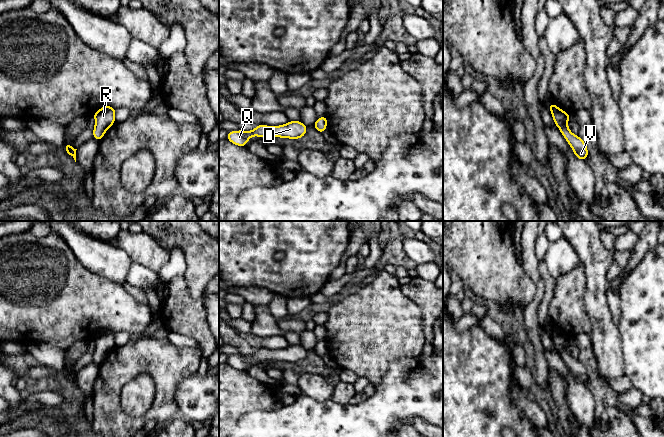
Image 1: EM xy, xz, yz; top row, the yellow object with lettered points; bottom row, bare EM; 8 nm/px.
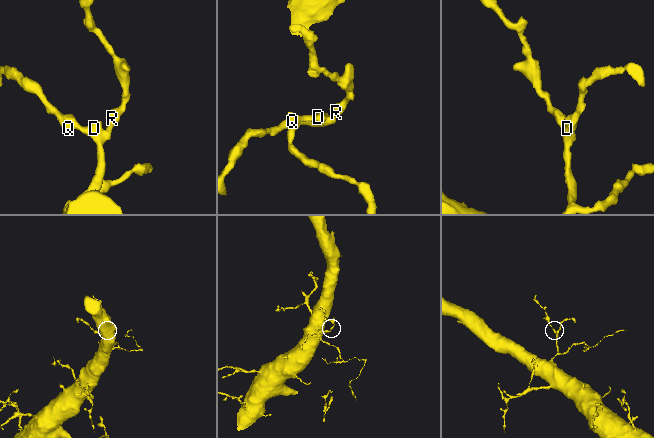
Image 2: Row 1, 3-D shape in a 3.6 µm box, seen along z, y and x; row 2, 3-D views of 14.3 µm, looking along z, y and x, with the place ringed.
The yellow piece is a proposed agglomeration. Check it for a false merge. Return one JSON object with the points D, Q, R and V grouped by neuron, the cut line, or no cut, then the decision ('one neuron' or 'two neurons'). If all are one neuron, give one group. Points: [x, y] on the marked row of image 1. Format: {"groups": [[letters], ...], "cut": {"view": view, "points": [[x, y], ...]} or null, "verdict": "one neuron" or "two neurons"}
{"groups": [["D", "Q", "R", "V"]], "cut": null, "verdict": "one neuron"}

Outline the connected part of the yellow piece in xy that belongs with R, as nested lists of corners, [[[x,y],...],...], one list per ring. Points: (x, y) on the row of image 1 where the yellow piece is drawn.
[[[102,106],[98,111],[93,113],[95,126],[93,129],[93,138],[100,141],[105,132],[115,124],[115,107]]]

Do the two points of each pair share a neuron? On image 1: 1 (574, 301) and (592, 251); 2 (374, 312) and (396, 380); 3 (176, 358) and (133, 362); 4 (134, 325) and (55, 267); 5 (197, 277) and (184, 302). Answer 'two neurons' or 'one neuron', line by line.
1: two neurons
2: two neurons
3: one neuron
4: one neuron
5: two neurons

